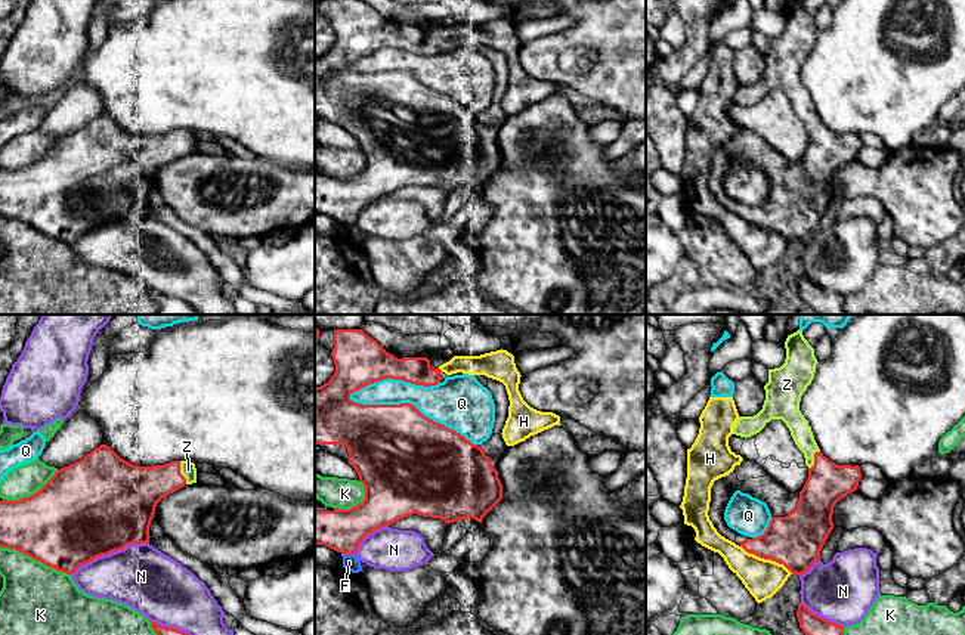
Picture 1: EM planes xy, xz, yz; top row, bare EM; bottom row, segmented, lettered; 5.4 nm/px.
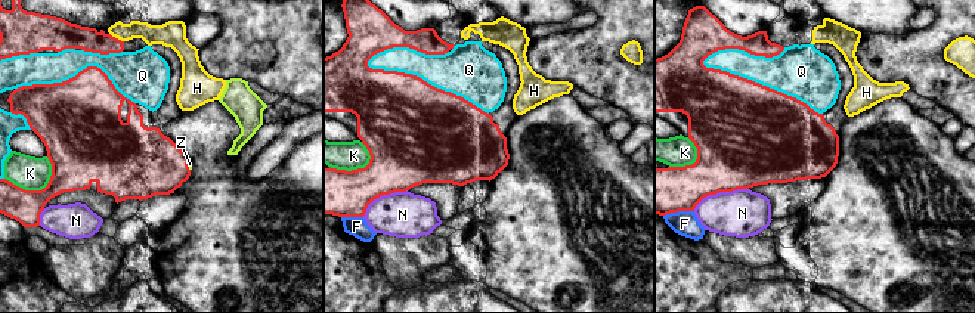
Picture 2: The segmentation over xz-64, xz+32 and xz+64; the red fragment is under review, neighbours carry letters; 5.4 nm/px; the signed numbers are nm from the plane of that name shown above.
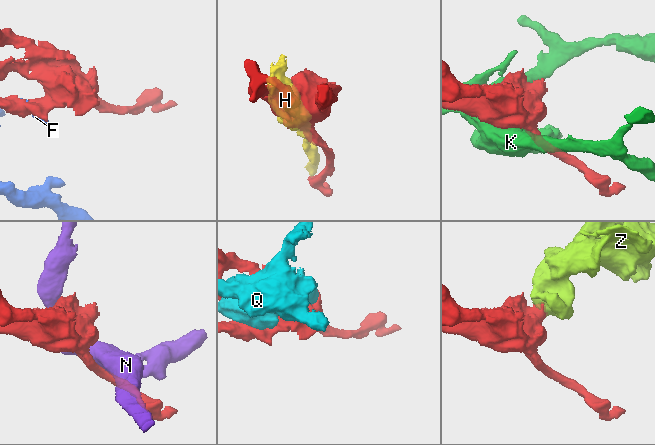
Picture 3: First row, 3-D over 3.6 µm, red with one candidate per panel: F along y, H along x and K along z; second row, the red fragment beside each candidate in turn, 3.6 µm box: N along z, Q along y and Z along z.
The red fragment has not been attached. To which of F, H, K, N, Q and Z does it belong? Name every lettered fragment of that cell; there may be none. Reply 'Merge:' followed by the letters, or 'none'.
Merge: Z

